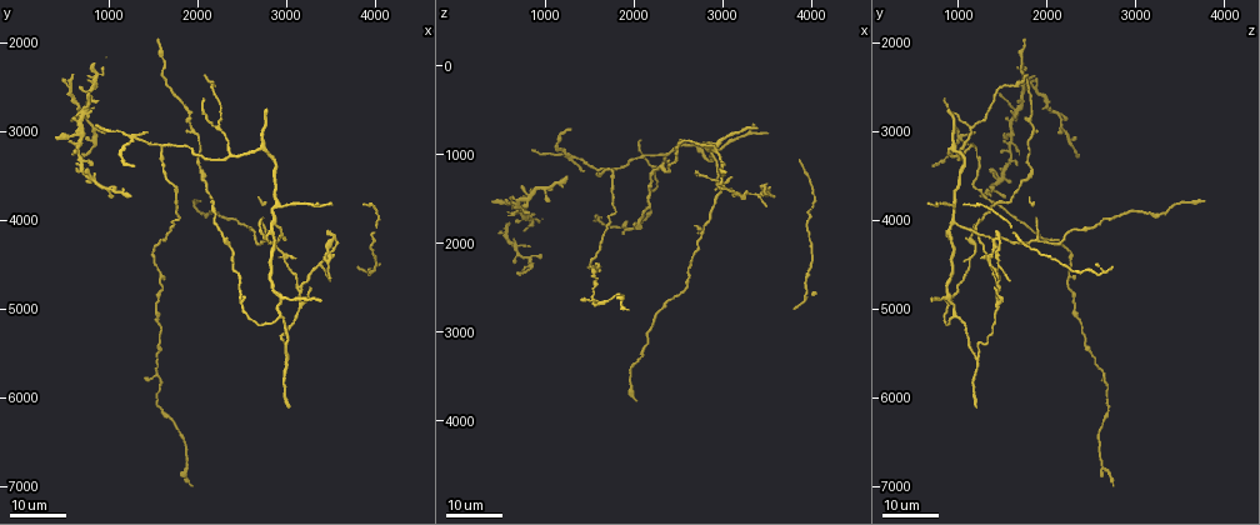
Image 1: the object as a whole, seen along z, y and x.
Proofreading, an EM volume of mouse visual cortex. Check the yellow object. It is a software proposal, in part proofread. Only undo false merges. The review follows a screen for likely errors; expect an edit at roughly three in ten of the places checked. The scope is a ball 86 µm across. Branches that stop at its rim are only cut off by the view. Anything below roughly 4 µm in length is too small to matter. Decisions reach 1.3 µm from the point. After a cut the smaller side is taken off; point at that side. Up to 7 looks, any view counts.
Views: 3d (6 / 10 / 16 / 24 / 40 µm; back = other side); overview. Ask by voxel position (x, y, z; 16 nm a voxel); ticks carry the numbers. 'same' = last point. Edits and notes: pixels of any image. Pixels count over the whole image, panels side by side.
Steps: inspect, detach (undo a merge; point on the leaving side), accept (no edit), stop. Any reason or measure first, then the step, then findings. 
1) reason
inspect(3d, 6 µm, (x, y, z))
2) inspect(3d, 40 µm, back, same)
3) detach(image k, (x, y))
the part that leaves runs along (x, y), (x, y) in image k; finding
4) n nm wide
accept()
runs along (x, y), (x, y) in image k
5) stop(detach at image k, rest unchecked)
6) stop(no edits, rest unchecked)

arms part here
inspect(3d, 16 µm, (2750, 4250, 1900))

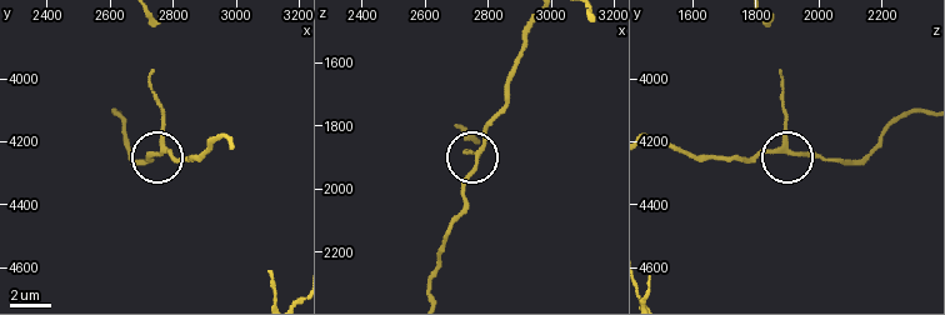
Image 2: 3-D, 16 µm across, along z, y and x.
inspect(3d, 10 µm, (2770, 4210, 1880))

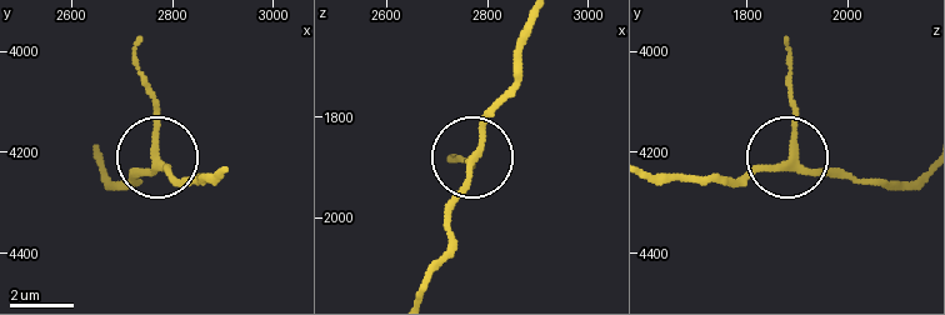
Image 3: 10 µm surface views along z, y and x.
210 nm wide
accept()
runs along (651, 174), (740, 179), (771, 169), (796, 123), (788, 85) in image 3; continuous, no second neuron

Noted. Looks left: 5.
thick turns thin
inspect(3d, 24 µm, (2900, 3700, 1000))

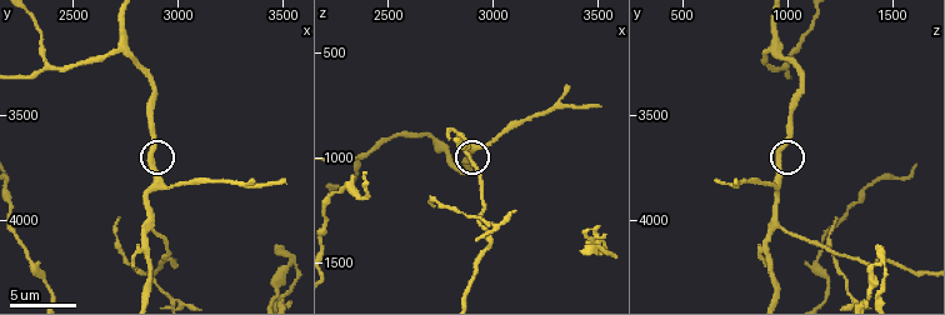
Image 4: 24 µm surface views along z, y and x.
inspect(3d, 6 µm, (2880, 3720, 960))

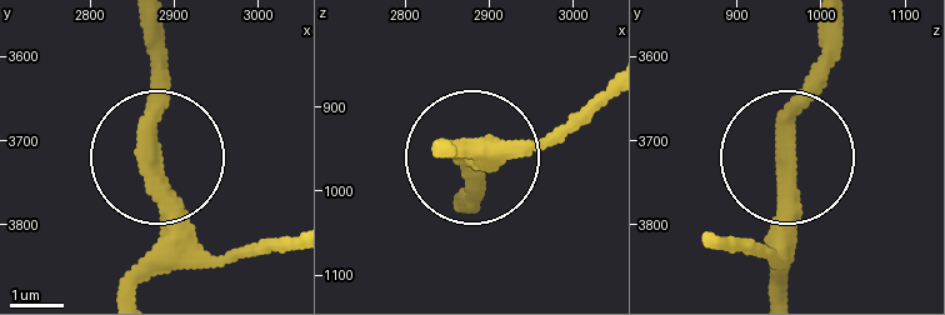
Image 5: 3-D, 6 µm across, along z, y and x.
340 nm wide
accept()
runs along (150, 28), (150, 189), (213, 265) in image 5; one neuron here

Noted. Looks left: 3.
abrupt turn
inspect(3d, 24 µm, (3950, 4600, 2600))

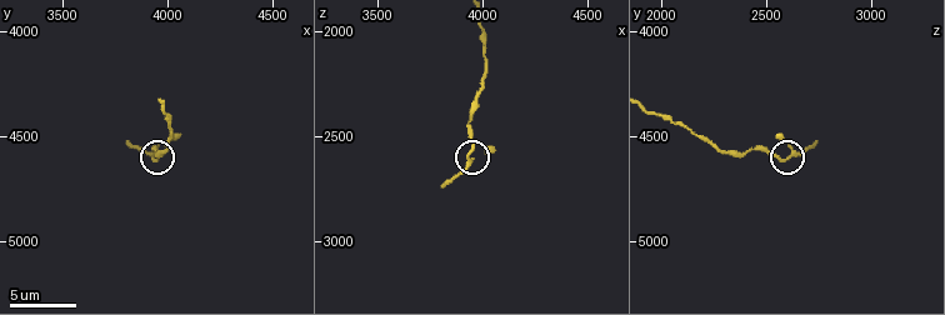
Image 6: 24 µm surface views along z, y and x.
inspect(3d, 10 µm, (3940, 4590, 2610))

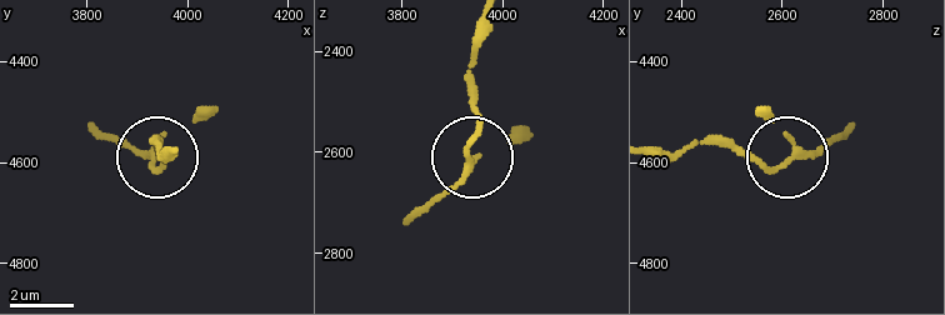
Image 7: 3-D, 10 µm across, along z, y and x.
inspect(3d, 6 µm, (3930, 4590, 2605))

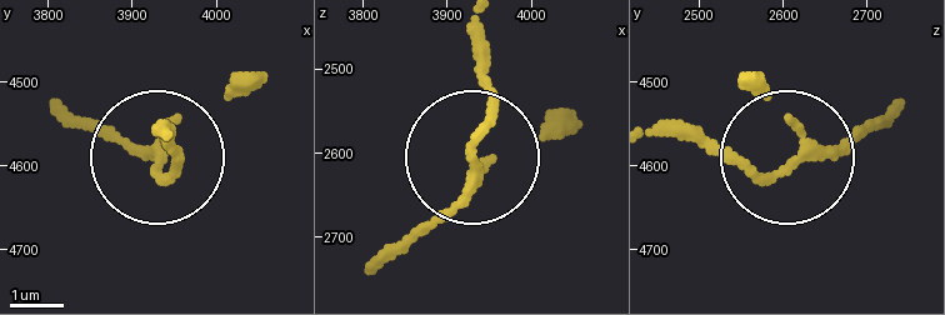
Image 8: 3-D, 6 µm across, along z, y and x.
accept()
one neuron here

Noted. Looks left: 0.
stop(no edits, rest unchecked)

